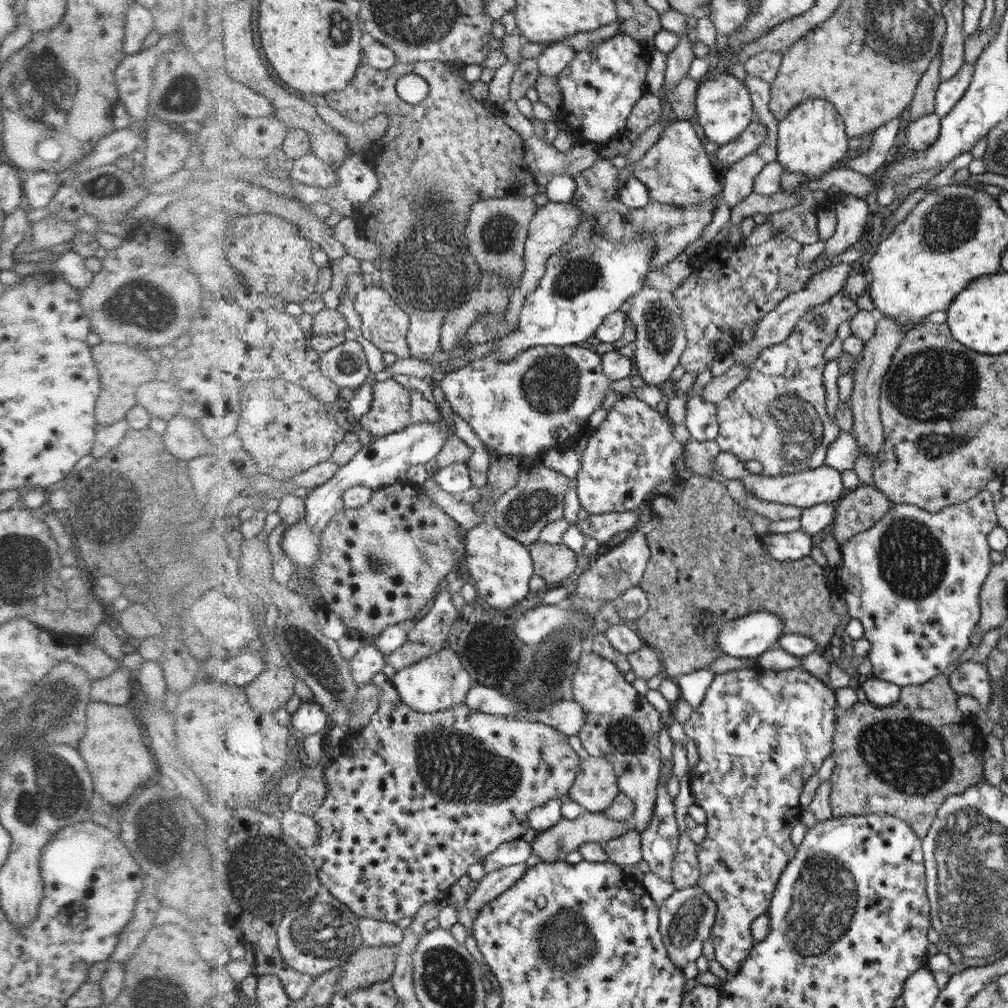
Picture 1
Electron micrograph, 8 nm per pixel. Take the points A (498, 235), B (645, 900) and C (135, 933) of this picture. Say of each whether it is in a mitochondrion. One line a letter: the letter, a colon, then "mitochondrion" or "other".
A: mitochondrion
B: other
C: other

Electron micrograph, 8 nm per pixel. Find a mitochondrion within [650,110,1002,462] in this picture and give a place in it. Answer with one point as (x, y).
(947, 225)

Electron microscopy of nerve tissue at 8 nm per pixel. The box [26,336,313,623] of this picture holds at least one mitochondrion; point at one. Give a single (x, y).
(106, 504)

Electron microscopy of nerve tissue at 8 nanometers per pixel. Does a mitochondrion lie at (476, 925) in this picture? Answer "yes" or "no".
no

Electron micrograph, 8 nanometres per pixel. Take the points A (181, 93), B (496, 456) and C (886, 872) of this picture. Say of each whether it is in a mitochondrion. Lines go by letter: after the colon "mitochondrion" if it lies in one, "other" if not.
A: mitochondrion
B: other
C: other

